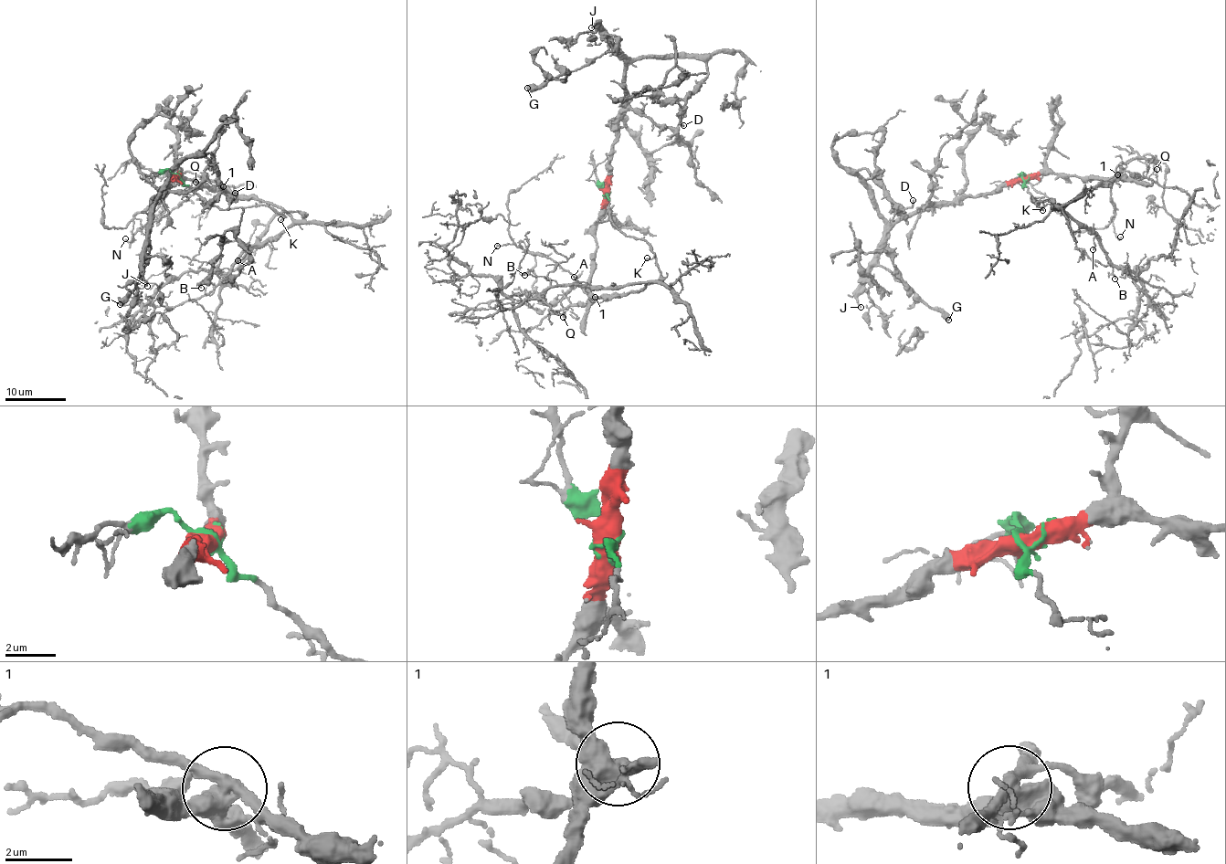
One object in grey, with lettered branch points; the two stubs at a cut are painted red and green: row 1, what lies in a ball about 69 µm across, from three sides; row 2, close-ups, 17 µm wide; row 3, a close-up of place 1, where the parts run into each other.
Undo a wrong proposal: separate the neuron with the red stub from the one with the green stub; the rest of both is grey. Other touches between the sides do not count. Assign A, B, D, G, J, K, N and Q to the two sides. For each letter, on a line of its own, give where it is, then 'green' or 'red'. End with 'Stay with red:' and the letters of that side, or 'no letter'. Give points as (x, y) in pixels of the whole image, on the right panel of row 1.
A: at (1093, 249); green
B: at (1115, 279); green
D: at (913, 200); red
G: at (948, 320); red
J: at (861, 307); red
K: at (1042, 210); green
N: at (1120, 237); green
Q: at (1157, 169); green
Stay with red: D, G, J

